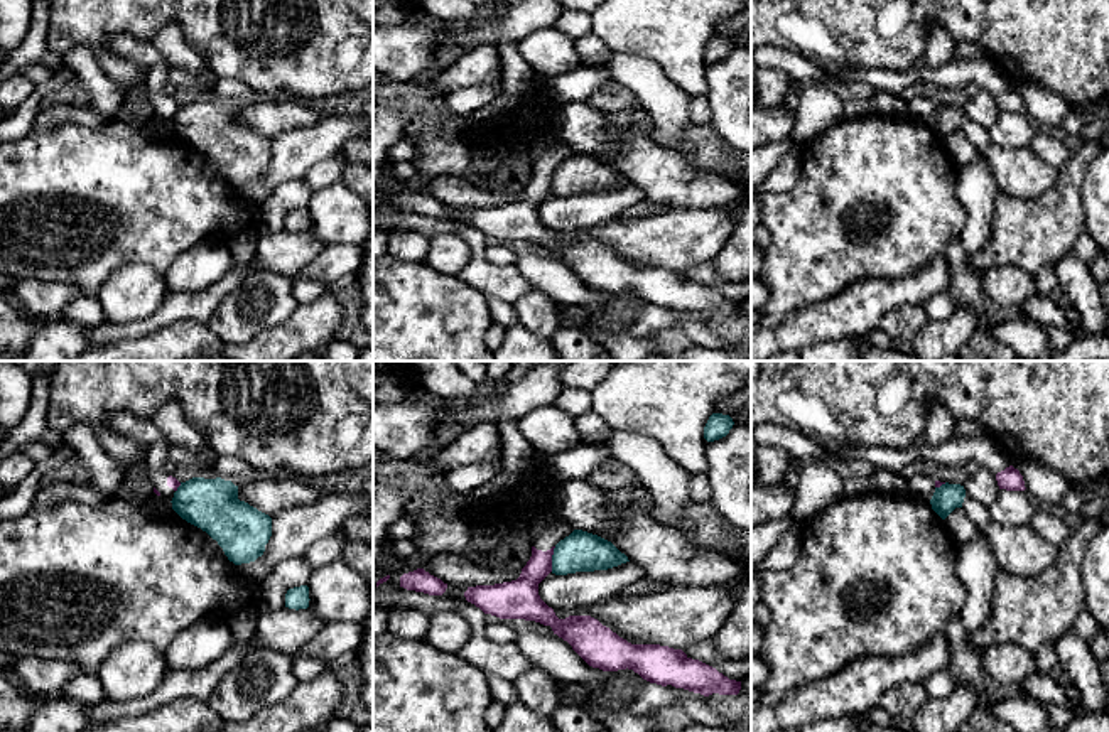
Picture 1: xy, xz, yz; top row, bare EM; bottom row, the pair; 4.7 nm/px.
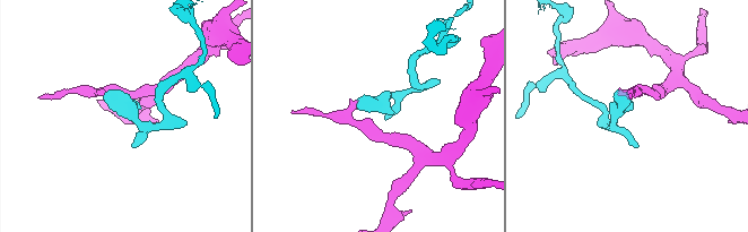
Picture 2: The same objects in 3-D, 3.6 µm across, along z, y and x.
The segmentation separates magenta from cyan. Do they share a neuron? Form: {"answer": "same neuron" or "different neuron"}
{"answer": "different neuron"}

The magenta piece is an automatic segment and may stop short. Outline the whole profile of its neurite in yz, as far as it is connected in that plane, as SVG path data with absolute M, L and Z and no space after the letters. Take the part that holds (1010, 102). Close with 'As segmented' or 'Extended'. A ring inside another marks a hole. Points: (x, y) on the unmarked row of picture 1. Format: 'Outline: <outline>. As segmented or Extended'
Outline: M1013 88L998 94L996 103L998 103L999 111L1006 111L1006 113L1025 113L1026 111L1023 98Z. As segmented

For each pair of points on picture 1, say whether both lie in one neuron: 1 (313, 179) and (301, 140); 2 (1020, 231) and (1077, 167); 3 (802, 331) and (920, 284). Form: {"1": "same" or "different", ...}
{"1": "different", "2": "same", "3": "same"}

